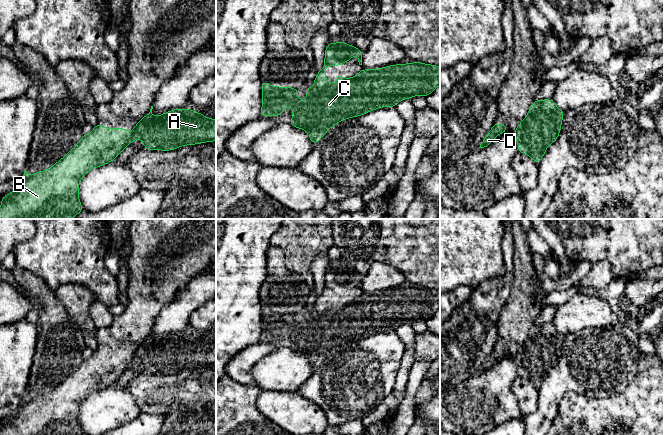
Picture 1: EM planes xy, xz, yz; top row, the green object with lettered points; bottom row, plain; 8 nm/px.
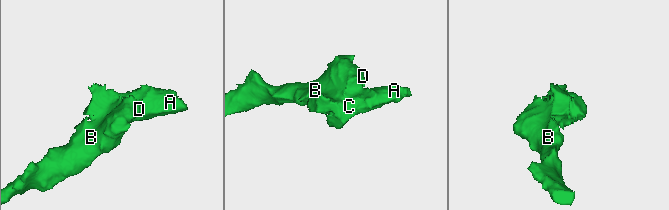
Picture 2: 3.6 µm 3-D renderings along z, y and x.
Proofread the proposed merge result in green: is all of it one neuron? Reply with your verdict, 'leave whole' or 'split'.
leave whole

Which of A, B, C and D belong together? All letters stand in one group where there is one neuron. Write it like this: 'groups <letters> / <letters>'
groups A B C D

